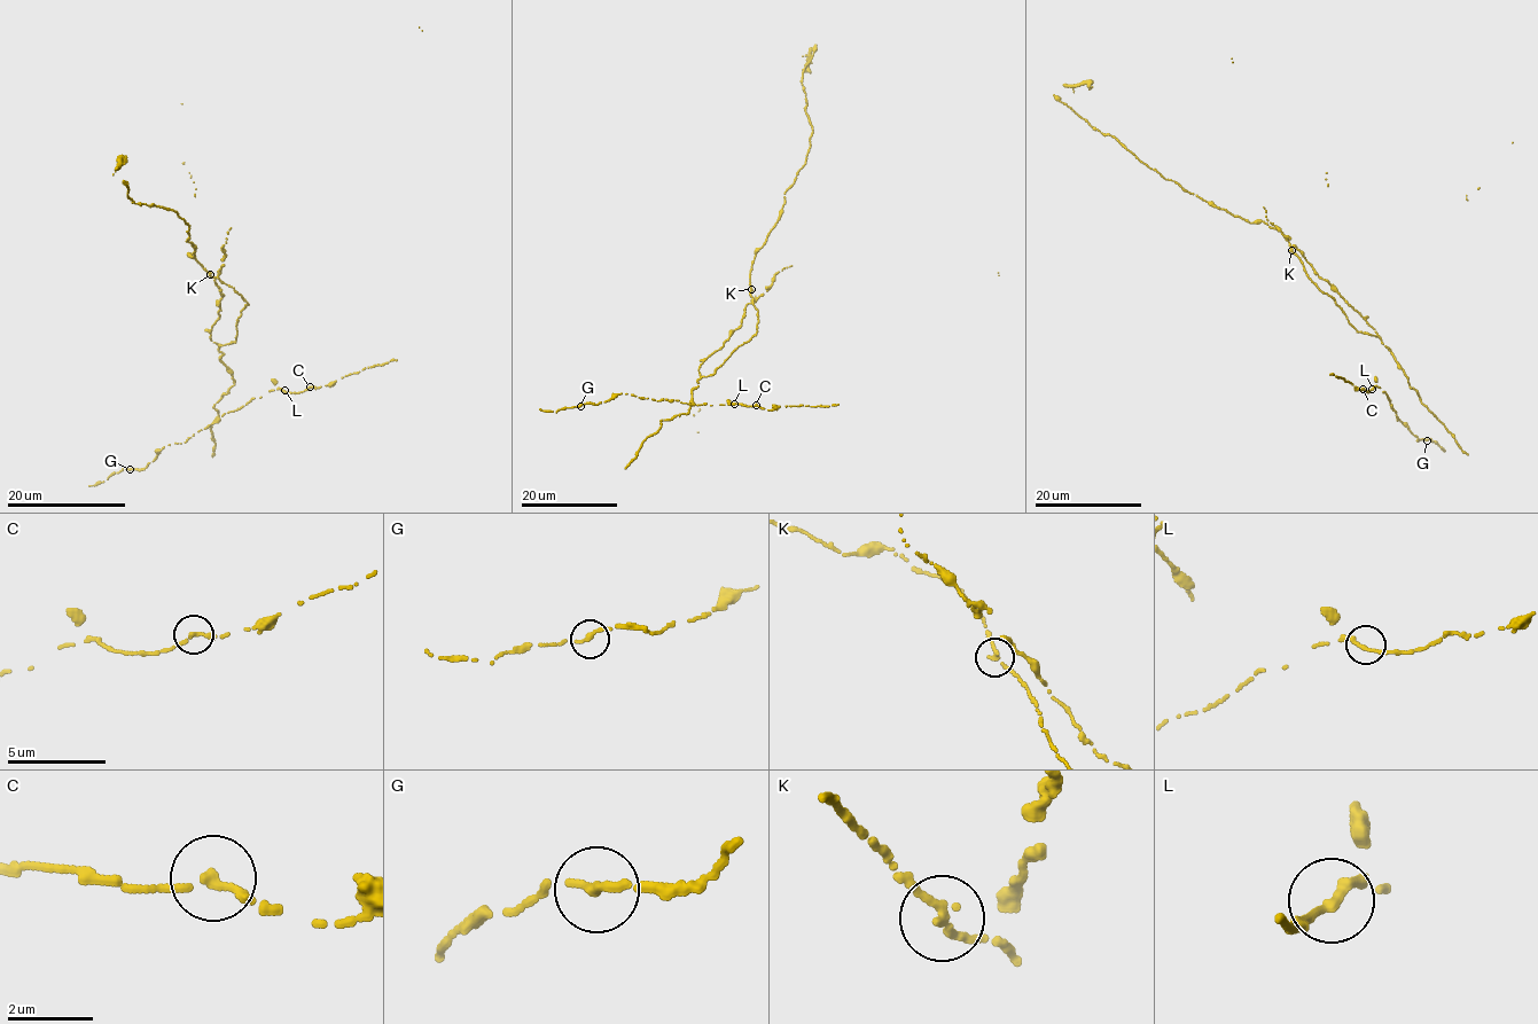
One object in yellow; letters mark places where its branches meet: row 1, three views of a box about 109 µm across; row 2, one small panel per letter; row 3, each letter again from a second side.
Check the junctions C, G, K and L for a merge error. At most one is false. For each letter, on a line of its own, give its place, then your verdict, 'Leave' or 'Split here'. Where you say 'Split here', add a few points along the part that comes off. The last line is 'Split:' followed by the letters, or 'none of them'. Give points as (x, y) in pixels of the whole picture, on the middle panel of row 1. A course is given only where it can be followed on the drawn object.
C: Place: (756, 405). Leave
G: Place: (580, 406). Leave
K: Place: (751, 289). Leave
L: Place: (734, 404). Leave
Split: none of them

